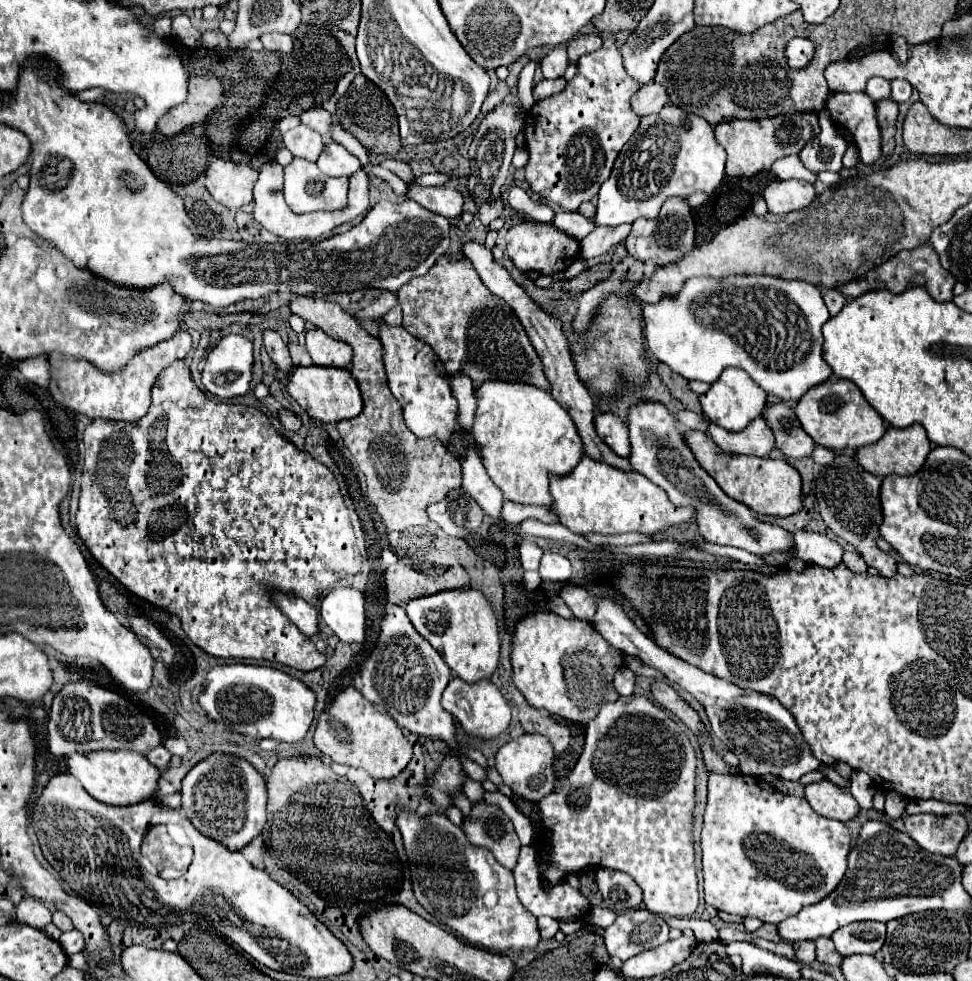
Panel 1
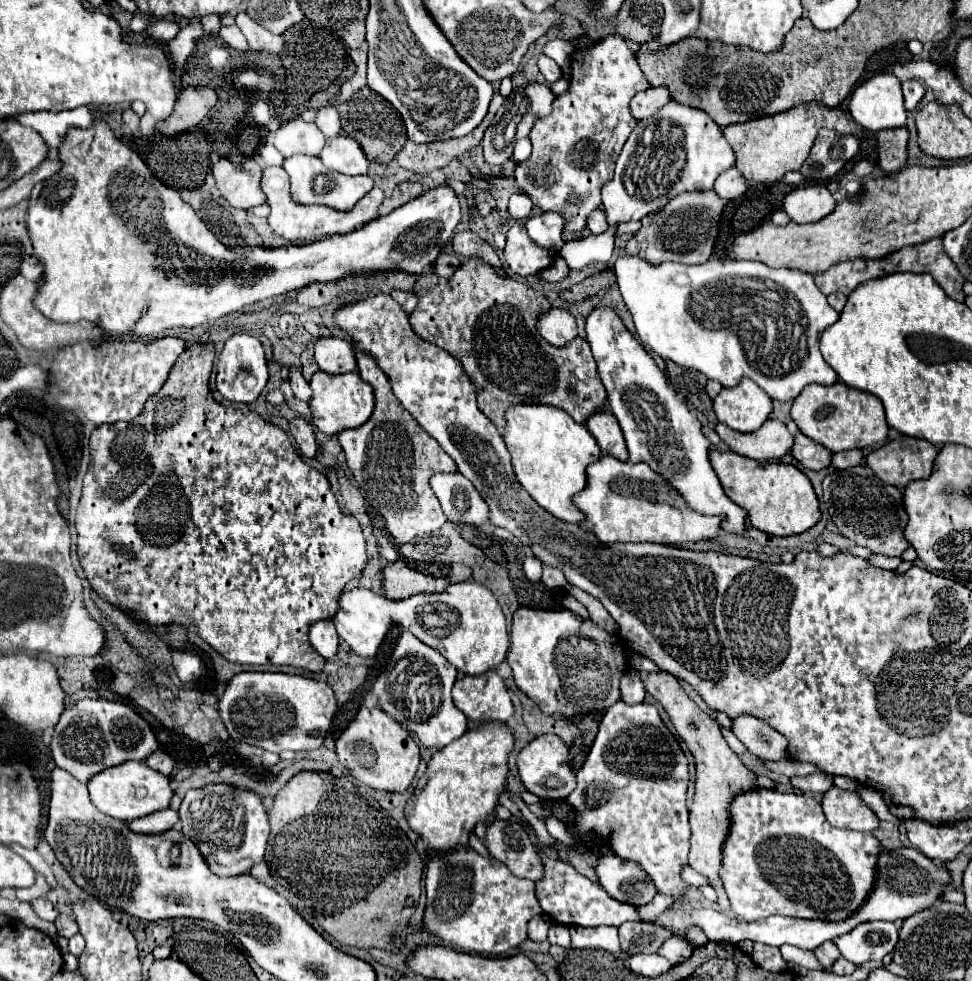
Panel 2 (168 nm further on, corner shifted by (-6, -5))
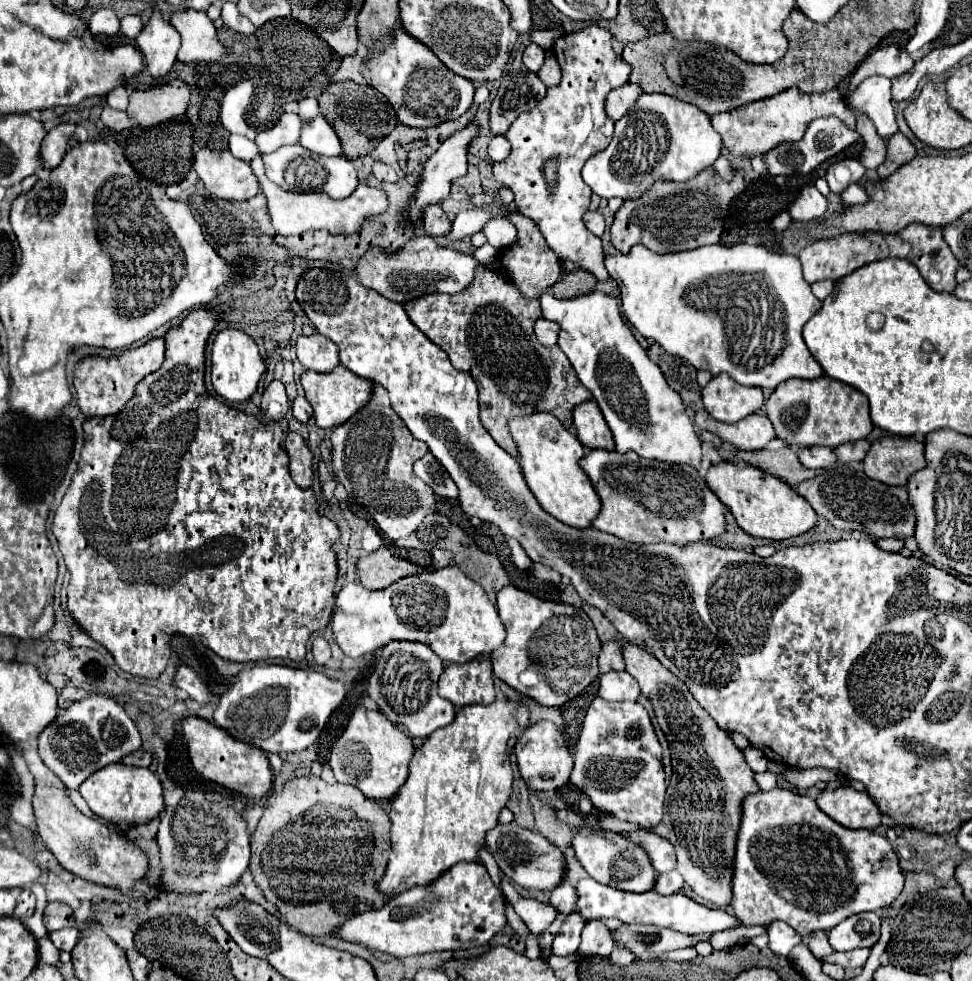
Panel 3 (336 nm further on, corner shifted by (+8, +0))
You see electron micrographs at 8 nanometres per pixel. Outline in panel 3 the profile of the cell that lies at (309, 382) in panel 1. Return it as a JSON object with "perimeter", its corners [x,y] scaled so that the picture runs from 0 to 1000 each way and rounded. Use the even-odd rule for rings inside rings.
{"perimeter":[[[351,371],[336,381],[326,381],[316,377],[310,381],[310,391],[314,398],[314,406],[322,414],[322,426],[328,436],[345,436],[357,430],[382,406],[382,387],[365,383],[361,377],[357,377]]]}

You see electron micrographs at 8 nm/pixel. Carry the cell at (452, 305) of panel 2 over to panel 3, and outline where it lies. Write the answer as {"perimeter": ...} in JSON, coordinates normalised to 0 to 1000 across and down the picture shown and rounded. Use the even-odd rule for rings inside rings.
{"perimeter":[[[491,269],[491,281],[487,290],[472,300],[437,300],[429,306],[421,306],[415,310],[421,326],[452,355],[462,361],[464,371],[470,377],[478,377],[487,383],[493,398],[493,418],[495,418],[495,432],[507,444],[507,449],[526,465],[532,465],[530,451],[524,444],[522,428],[528,424],[548,422],[548,420],[567,420],[573,424],[581,436],[587,434],[587,420],[594,412],[608,408],[608,400],[594,387],[590,373],[585,371],[583,363],[577,359],[575,353],[559,353],[548,338],[550,326],[557,322],[555,306],[542,306],[536,302],[532,292],[515,281],[511,273],[501,269]]]}

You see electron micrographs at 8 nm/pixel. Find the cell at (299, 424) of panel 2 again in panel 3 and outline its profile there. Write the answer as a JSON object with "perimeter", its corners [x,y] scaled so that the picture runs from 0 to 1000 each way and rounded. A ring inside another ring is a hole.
{"perimeter":[[[297,440],[295,446],[293,446],[293,459],[295,459],[297,469],[299,469],[299,485],[301,485],[301,489],[310,497],[318,497],[320,489],[322,489],[322,479],[320,479],[322,463],[316,457],[314,449],[308,442]]]}

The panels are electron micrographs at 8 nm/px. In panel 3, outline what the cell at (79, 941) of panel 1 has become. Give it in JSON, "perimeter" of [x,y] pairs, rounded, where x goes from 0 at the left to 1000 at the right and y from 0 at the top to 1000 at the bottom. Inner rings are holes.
{"perimeter":[[[67,946],[67,948],[52,950],[50,956],[52,956],[52,960],[55,960],[61,968],[73,970],[73,966],[75,966],[77,960],[79,960],[79,946]]]}

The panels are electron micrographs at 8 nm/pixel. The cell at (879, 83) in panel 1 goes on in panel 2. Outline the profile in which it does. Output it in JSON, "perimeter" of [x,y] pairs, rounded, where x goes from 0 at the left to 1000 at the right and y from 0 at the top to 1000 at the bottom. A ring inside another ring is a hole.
{"perimeter":[[[904,74],[884,87],[876,99],[873,113],[890,131],[902,136],[933,127],[927,83],[917,74]]]}

